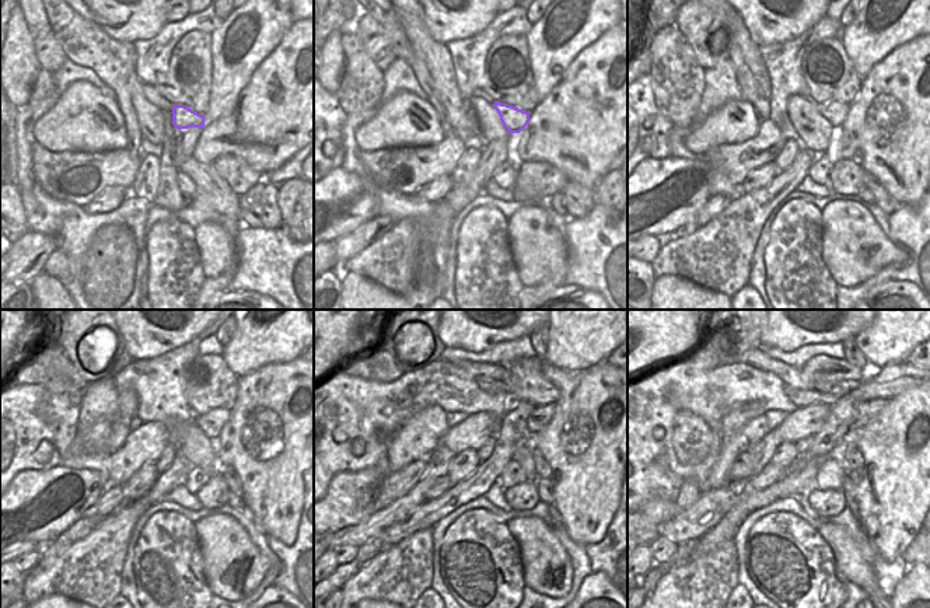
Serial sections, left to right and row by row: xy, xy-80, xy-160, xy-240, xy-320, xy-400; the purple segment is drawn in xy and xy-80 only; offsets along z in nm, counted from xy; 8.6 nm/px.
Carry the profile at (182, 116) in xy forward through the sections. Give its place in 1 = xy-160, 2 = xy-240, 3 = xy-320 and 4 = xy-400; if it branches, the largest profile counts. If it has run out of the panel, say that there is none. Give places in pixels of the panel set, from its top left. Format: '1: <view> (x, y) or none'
1: xy-160 (835, 112)
2: xy-240 (210, 423)
3: xy-320 (539, 416)
4: xy-400 (867, 411)

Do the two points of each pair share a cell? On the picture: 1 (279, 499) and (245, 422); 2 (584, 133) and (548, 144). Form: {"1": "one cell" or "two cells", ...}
{"1": "one cell", "2": "one cell"}

